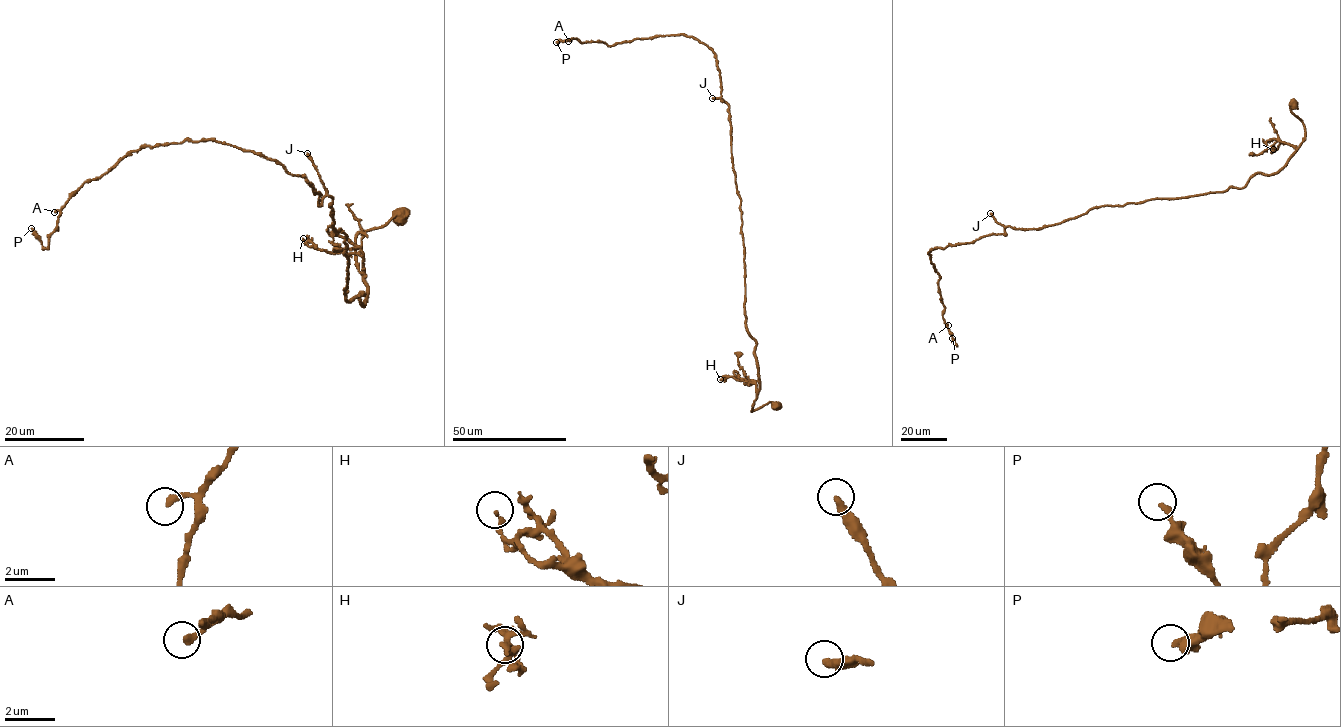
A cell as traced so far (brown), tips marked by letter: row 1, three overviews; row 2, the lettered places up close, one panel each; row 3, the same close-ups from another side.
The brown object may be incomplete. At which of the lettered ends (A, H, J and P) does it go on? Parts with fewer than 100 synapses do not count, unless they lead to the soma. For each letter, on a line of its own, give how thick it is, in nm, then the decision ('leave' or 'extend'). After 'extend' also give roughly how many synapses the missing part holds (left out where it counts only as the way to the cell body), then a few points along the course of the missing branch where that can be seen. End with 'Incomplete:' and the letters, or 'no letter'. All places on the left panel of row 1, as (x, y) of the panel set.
A: calibre 260 nm; leave
H: calibre 160 nm; leave
J: calibre 320 nm; extend; 130 synapses
P: calibre 220 nm; leave
Incomplete: J

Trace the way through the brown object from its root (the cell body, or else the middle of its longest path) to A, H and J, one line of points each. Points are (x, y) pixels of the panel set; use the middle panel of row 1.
A: (776, 405), (751, 411), (756, 342), (746, 329), (741, 198), (715, 53), (682, 34), (611, 46), (568, 41)
H: (776, 405), (770, 402), (751, 411), (756, 384), (732, 377), (720, 379)
J: (776, 405), (751, 411), (759, 378), (744, 311), (741, 198), (729, 104), (712, 98)

